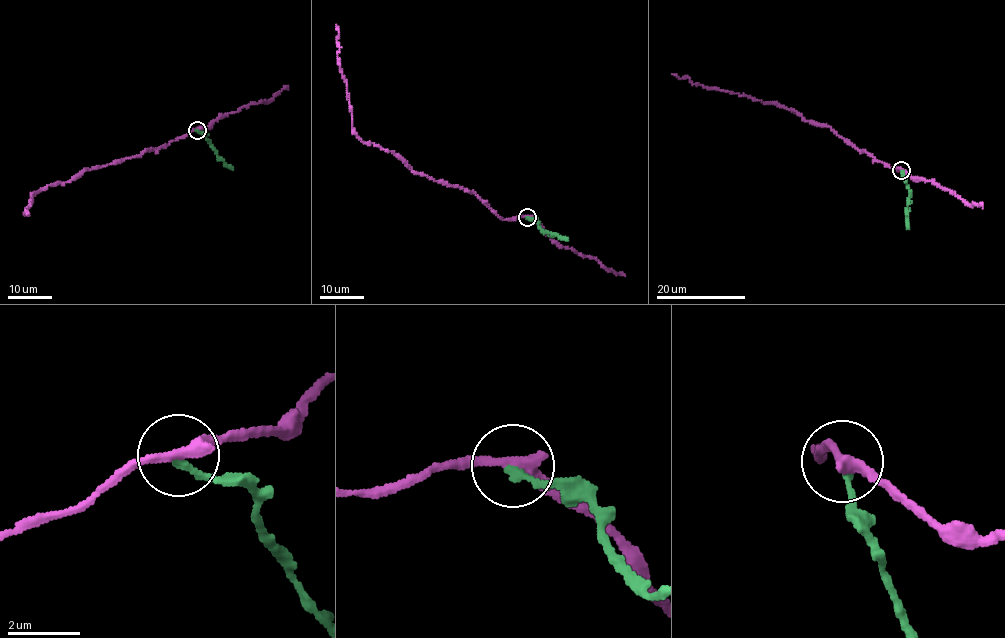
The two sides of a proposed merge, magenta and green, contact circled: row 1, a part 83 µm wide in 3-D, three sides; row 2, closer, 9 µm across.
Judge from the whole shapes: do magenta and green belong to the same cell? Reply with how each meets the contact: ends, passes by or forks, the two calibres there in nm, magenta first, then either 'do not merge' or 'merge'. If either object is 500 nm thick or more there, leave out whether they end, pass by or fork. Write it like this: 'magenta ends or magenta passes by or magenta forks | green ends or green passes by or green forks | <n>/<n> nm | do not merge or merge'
magenta passes by | green ends | 320/190 nm | do not merge

